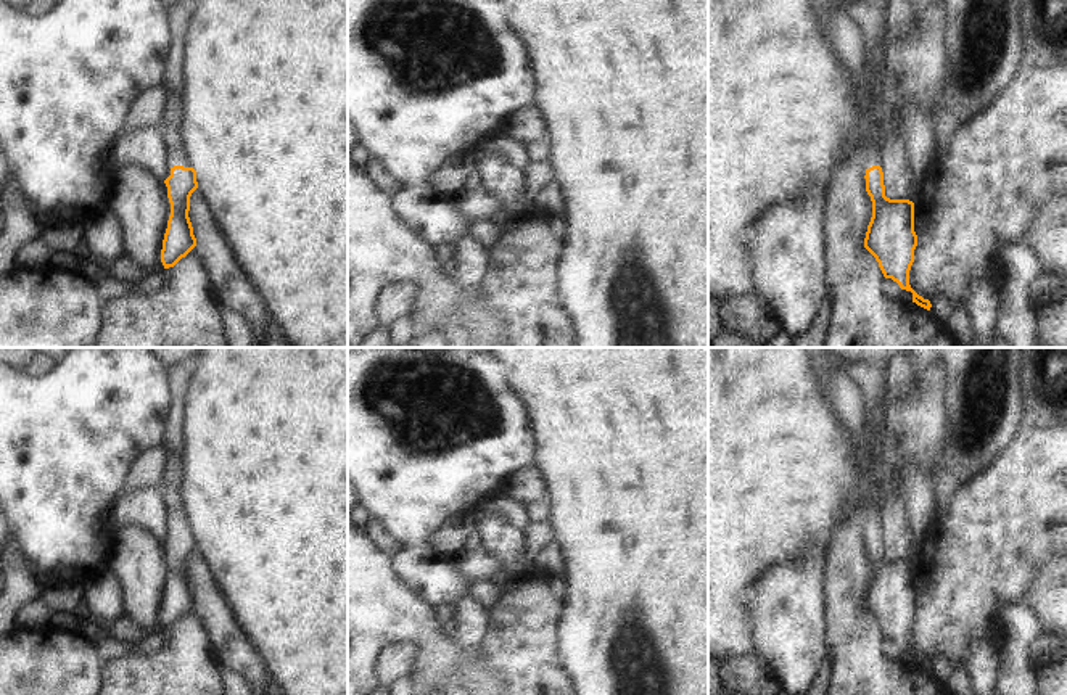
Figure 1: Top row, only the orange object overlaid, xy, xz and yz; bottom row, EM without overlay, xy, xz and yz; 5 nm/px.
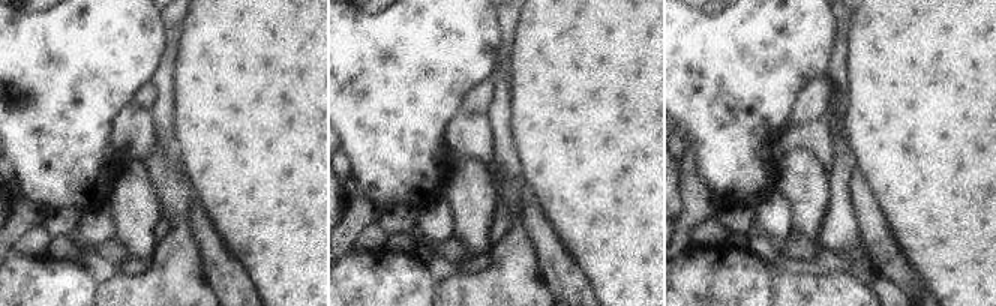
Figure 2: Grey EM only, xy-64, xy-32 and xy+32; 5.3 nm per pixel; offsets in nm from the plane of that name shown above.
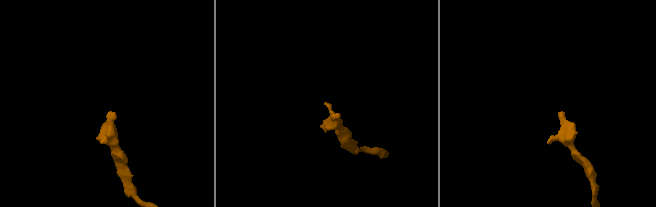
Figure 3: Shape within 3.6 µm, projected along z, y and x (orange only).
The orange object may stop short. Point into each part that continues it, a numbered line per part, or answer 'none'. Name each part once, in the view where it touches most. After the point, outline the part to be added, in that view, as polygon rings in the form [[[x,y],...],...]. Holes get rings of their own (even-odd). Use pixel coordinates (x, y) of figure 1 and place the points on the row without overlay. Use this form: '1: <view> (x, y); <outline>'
1: xy (174, 481); [[[179,450],[167,452],[167,465],[161,484],[167,494],[167,507],[171,510],[171,528],[192,528],[190,512],[185,499],[183,454]]]

